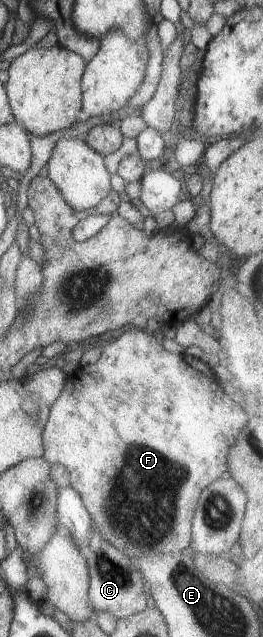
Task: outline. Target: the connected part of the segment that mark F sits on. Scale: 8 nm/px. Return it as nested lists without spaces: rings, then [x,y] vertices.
[[[127,327],[114,341],[110,341],[101,348],[102,353],[95,363],[80,365],[72,377],[65,377],[62,391],[50,405],[47,421],[42,431],[43,453],[41,458],[50,465],[60,464],[64,467],[69,475],[69,487],[78,493],[86,513],[90,515],[92,528],[96,527],[100,531],[100,537],[126,558],[136,559],[146,553],[186,552],[190,544],[190,523],[198,495],[210,481],[214,481],[216,477],[220,477],[226,471],[228,447],[234,443],[236,435],[246,425],[246,413],[238,405],[234,405],[222,393],[222,389],[218,389],[221,387],[220,380],[214,379],[215,371],[213,369],[208,371],[209,368],[204,367],[204,364],[194,357],[185,354],[174,355],[174,353],[165,351],[150,332]]]

